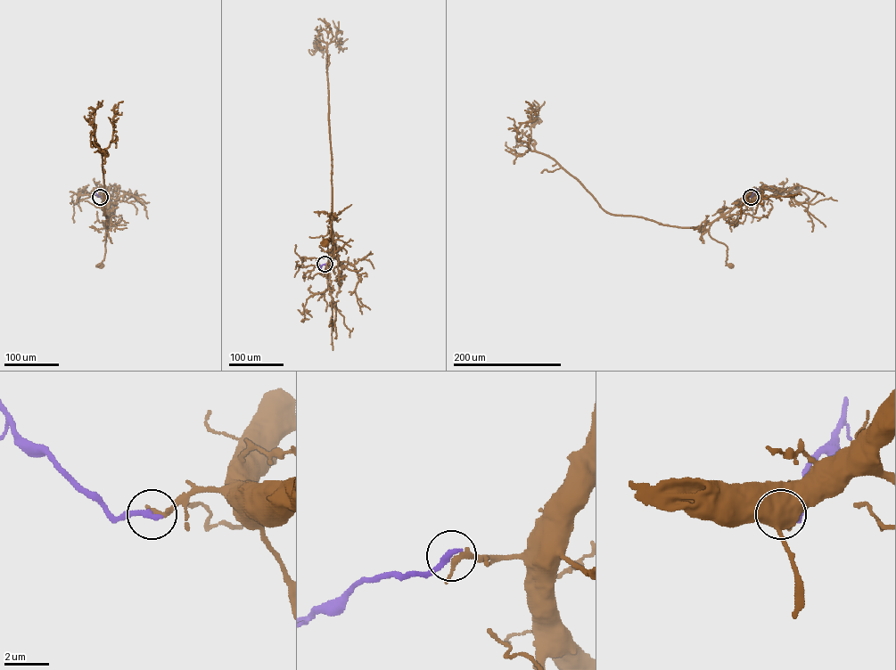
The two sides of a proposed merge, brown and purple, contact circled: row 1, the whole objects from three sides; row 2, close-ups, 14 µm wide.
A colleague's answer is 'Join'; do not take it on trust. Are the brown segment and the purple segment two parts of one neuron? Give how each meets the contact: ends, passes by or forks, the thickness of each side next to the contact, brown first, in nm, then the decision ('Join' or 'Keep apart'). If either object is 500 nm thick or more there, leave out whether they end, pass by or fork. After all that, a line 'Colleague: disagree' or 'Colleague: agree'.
At the ring brown ends. At the ring purple ends. Thickness 280 nm (brown) against 320 nm. Join
Colleague: agree

